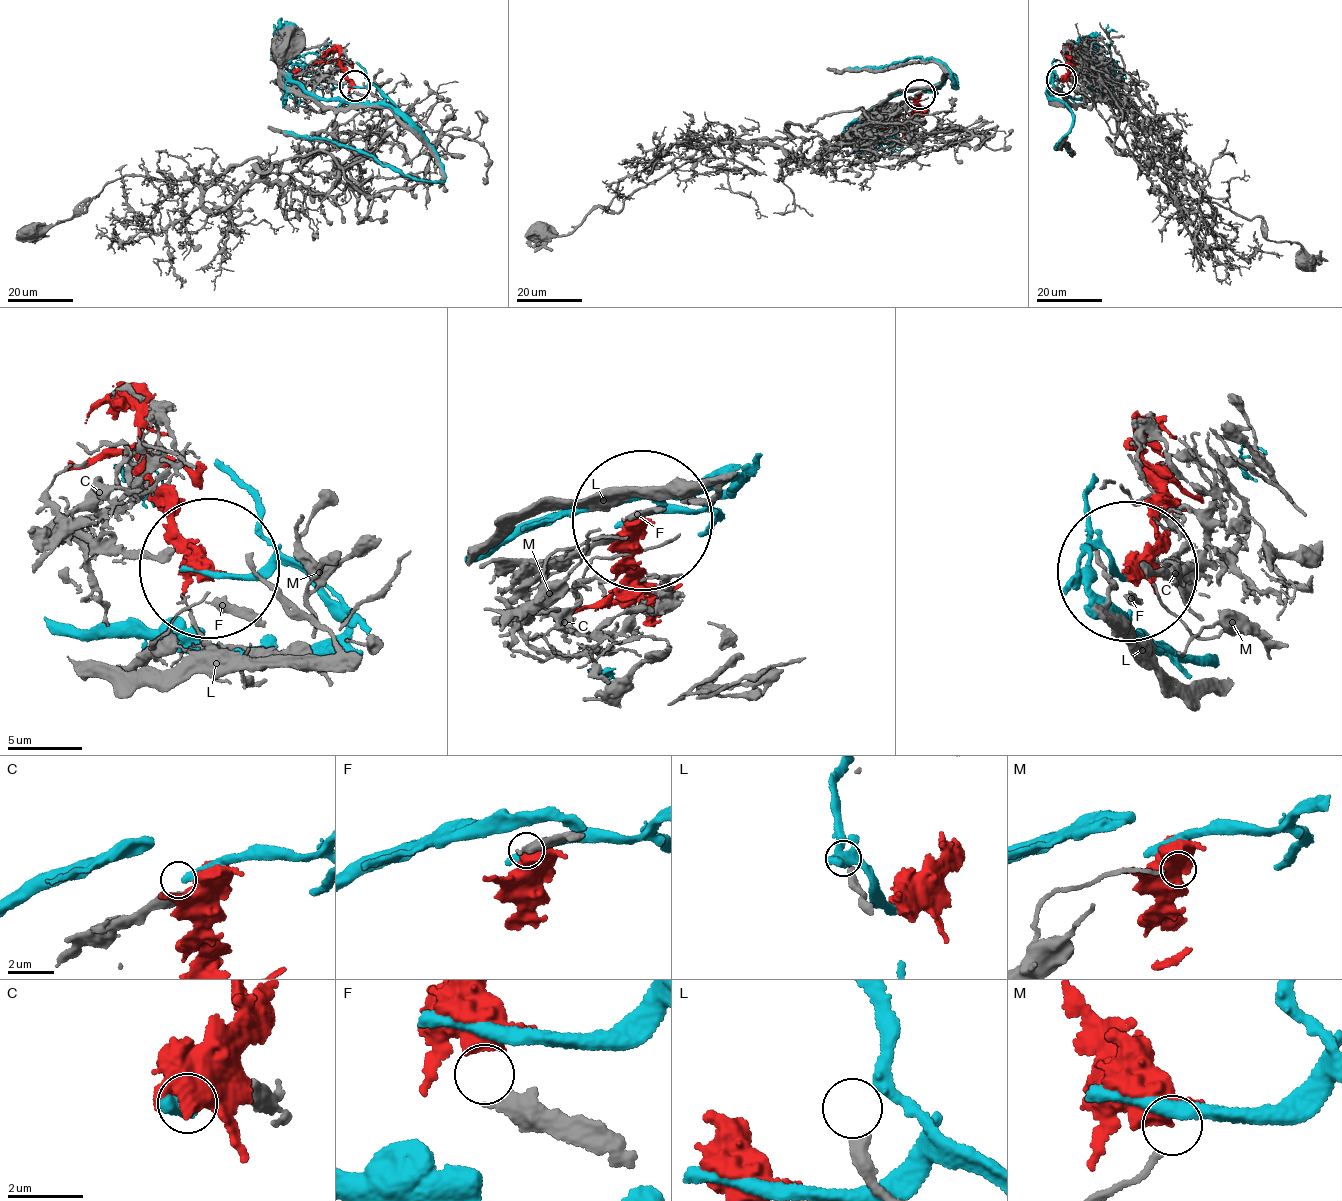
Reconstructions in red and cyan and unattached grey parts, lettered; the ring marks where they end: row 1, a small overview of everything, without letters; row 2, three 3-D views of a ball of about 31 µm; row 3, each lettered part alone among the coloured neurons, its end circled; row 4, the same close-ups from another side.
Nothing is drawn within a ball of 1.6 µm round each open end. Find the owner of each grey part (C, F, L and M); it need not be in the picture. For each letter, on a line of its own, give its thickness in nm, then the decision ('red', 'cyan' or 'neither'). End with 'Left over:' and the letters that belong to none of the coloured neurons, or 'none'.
C: calibre 550 nm; cyan
F: calibre 200 nm; red
L: calibre 400 nm; neither
M: calibre 160 nm; neither
Left over: L, M

